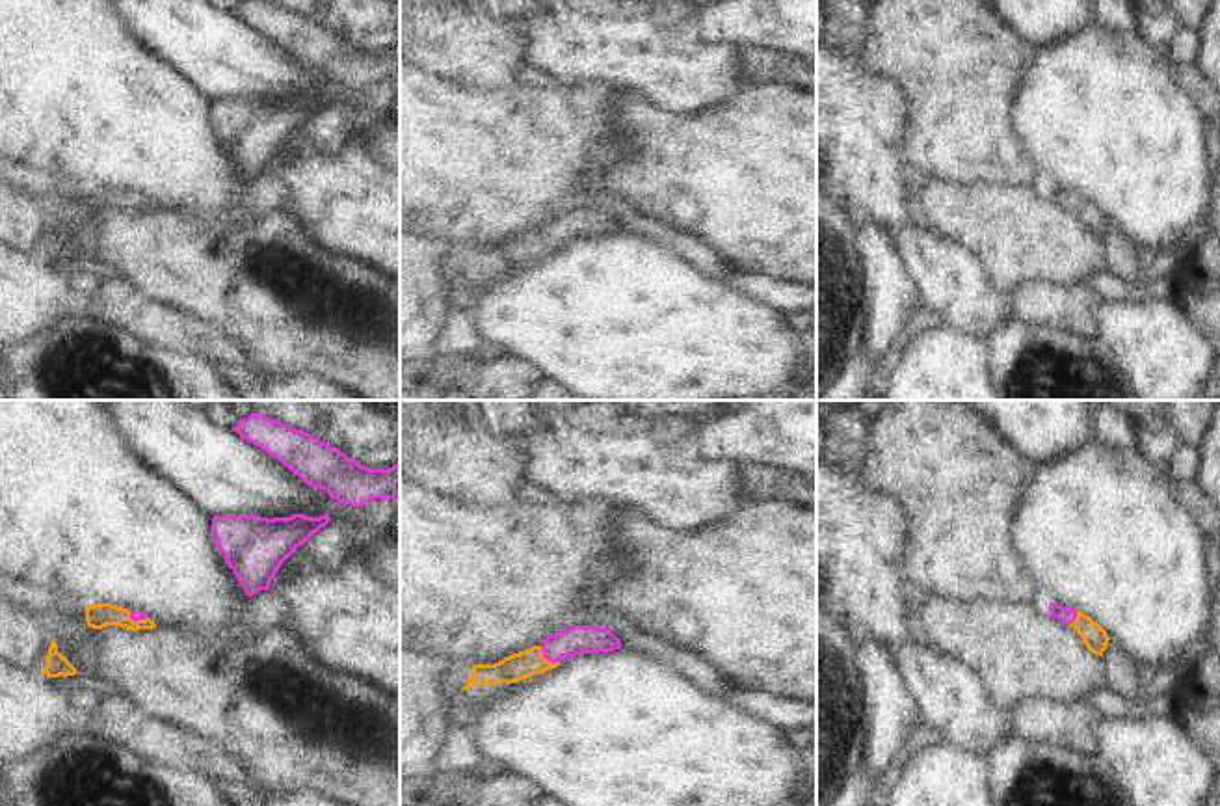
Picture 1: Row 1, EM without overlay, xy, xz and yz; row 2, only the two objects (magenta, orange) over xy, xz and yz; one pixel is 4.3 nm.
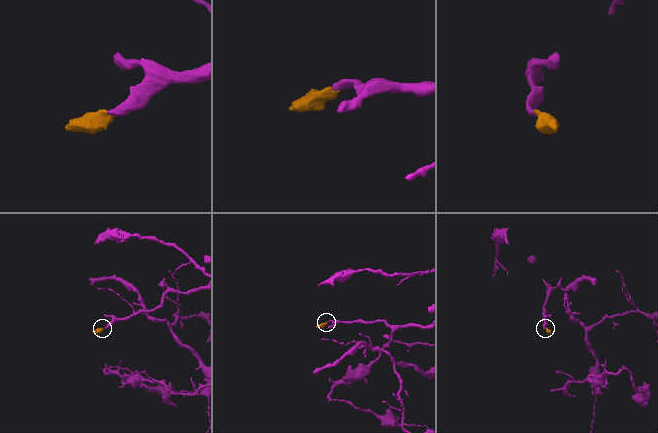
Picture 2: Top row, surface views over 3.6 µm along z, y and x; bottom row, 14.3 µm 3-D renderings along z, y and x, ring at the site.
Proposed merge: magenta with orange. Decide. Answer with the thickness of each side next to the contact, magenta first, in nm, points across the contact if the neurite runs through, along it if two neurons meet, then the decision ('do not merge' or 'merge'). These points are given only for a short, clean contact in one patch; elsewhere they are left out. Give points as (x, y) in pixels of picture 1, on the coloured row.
130/120 nm | across xz (573, 641), (564, 643), (547, 659), (534, 659), (523, 665) | merge

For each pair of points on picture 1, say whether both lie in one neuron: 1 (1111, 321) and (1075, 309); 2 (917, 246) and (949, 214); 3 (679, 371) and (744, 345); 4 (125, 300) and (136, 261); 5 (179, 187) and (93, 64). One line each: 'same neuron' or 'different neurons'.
1: different neurons
2: different neurons
3: same neuron
4: different neurons
5: same neuron

